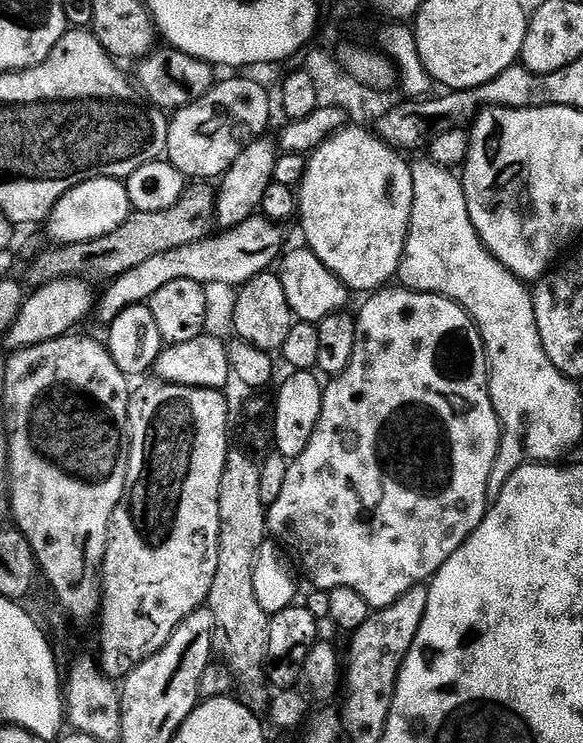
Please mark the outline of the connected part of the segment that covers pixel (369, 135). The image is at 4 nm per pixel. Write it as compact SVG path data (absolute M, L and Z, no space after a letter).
M356 124L350 125L349 128L342 129L341 127L311 151L307 157L308 165L304 168L304 181L301 182L300 188L298 187L298 217L300 216L300 224L304 227L304 236L308 239L305 240L307 247L311 248L313 254L333 272L339 281L341 279L350 287L357 288L362 292L361 294L368 294L385 287L397 275L400 259L404 254L404 244L407 242L408 227L411 224L412 180L409 161L404 161L399 155L402 156L395 147L381 139L375 131L367 132L366 129L359 128Z

